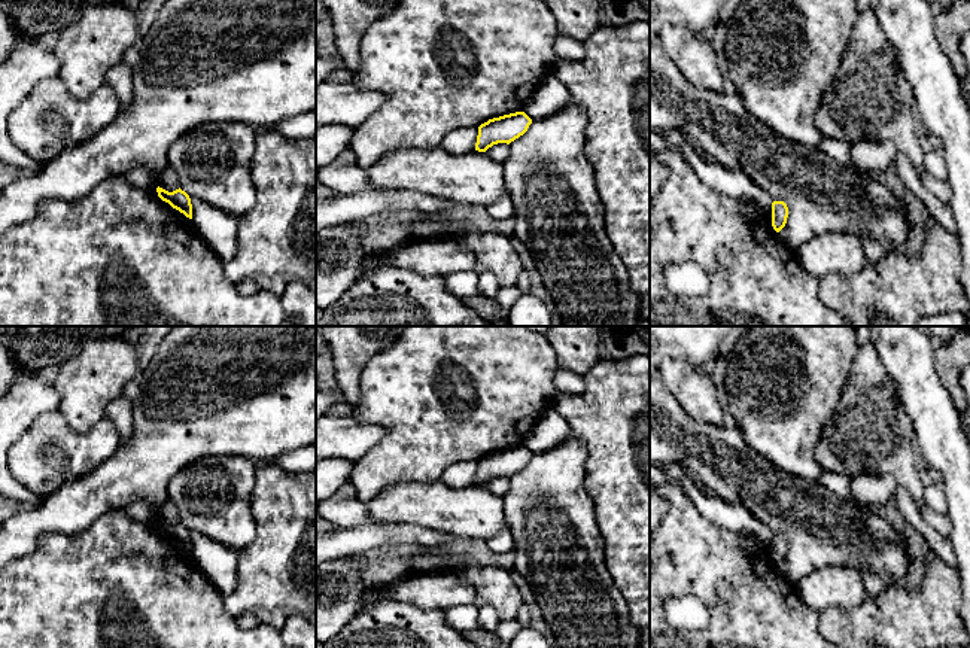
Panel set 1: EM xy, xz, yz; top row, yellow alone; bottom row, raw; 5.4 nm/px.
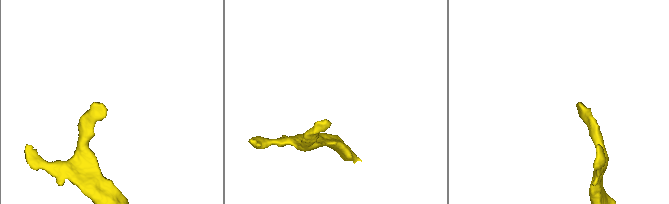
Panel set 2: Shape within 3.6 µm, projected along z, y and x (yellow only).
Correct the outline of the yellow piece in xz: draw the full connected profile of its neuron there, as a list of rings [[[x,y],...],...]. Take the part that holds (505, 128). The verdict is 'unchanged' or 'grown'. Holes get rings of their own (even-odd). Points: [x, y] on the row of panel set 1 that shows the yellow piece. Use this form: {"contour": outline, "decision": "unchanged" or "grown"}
{"contour": [[[516,112],[489,119],[478,127],[475,150],[486,152],[498,143],[510,144],[523,136],[530,124],[532,119],[524,112]]], "decision": "unchanged"}

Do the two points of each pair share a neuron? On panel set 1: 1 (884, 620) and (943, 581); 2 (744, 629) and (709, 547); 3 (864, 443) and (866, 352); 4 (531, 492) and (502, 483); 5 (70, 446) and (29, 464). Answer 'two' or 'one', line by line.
1: one
2: one
3: one
4: two
5: one

